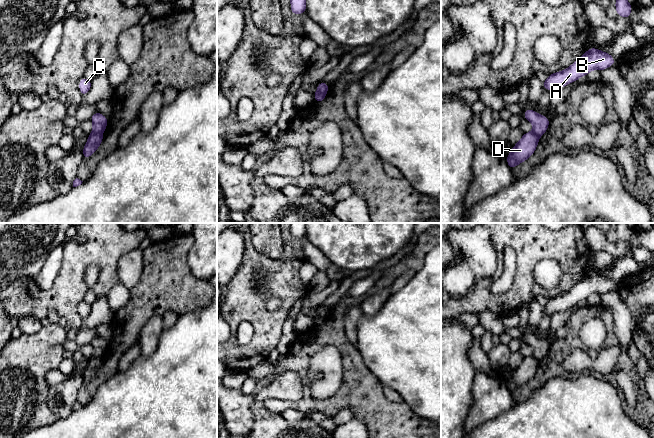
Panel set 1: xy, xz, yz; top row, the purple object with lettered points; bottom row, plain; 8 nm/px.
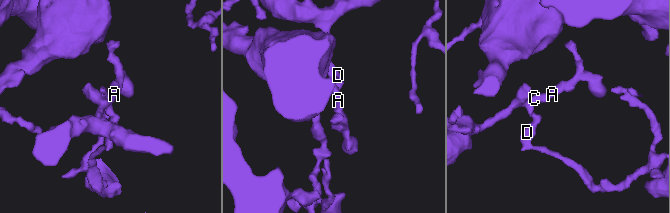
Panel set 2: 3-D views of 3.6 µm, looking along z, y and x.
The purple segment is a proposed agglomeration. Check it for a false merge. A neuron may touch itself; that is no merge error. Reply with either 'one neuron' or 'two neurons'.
two neurons

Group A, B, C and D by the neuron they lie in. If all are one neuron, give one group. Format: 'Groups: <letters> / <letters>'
Groups: A B C / D

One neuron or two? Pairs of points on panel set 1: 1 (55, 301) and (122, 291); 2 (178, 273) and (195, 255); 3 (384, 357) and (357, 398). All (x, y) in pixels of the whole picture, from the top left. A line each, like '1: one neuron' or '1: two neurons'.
1: two neurons
2: two neurons
3: two neurons

